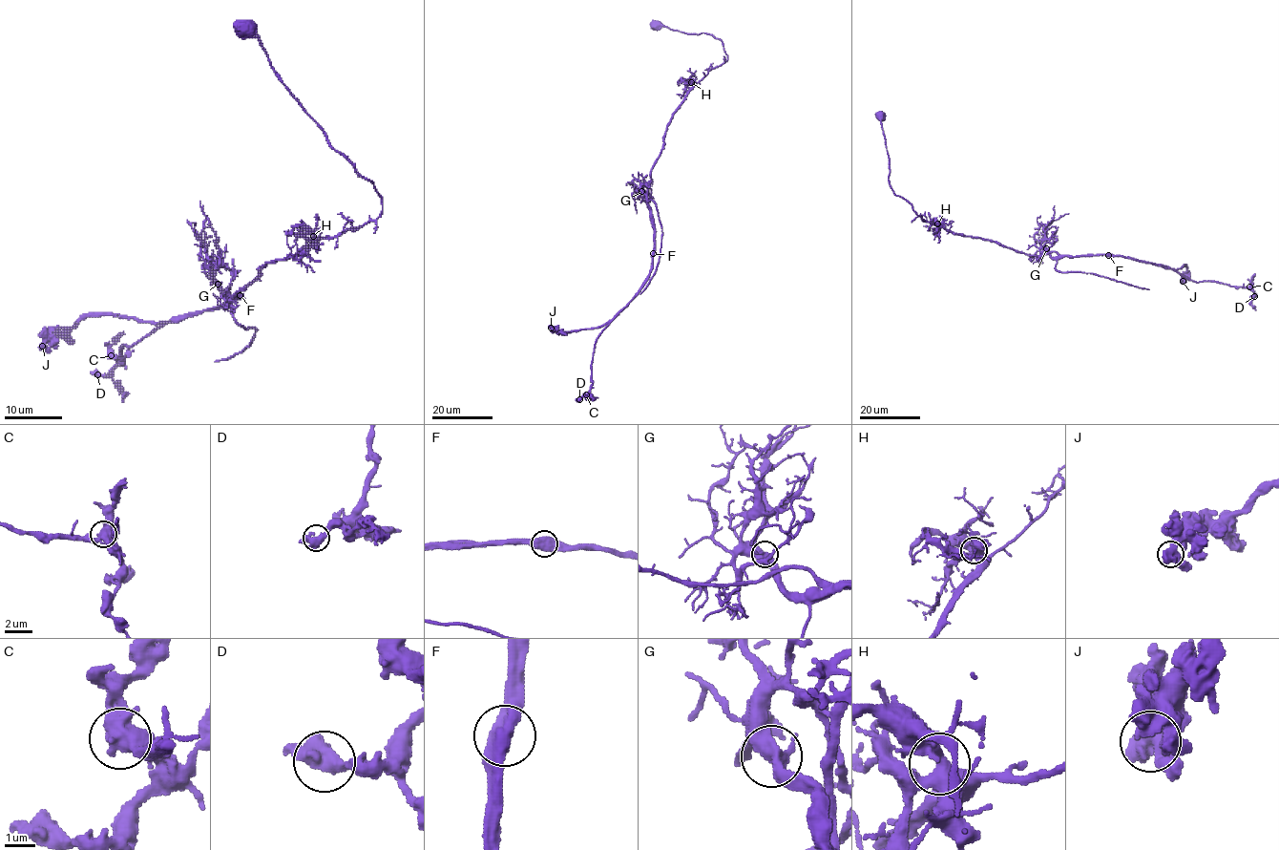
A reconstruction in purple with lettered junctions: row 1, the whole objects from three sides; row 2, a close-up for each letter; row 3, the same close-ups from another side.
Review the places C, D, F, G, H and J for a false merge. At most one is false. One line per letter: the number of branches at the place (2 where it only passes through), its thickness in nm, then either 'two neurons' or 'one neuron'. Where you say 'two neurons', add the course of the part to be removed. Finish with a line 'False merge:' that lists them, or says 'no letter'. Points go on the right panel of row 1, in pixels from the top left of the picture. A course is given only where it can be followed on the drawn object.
C: branches 2; calibre 600 nm; one neuron
D: branches 2; calibre 600 nm; one neuron
F: branches 2; calibre 650 nm; two neurons; course (1108, 255), (1165, 265), (1195, 282), (1210, 281), (1251, 288), (1251, 305), (1256, 310)
G: branches 2; calibre 550 nm; one neuron
H: branches 3; calibre 400 nm; one neuron
J: branches 2; calibre 600 nm; one neuron
False merge: F

